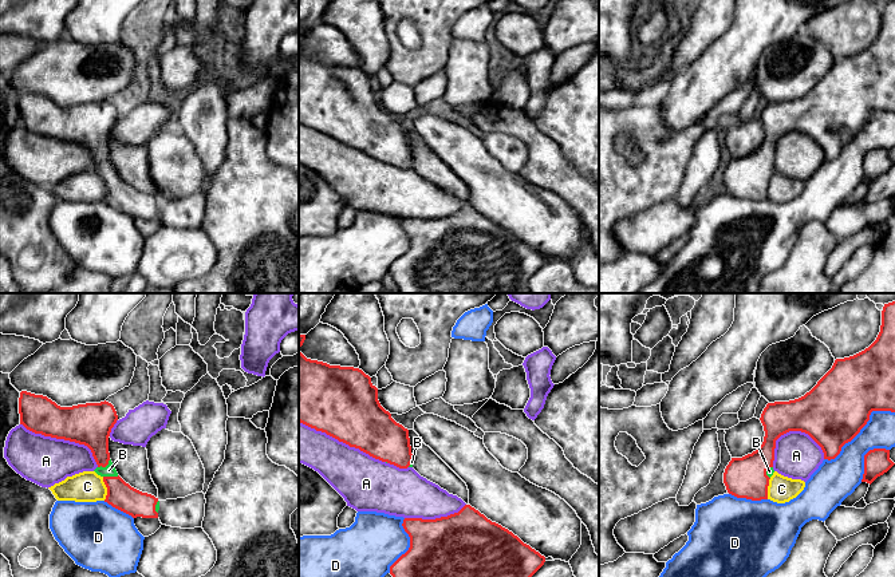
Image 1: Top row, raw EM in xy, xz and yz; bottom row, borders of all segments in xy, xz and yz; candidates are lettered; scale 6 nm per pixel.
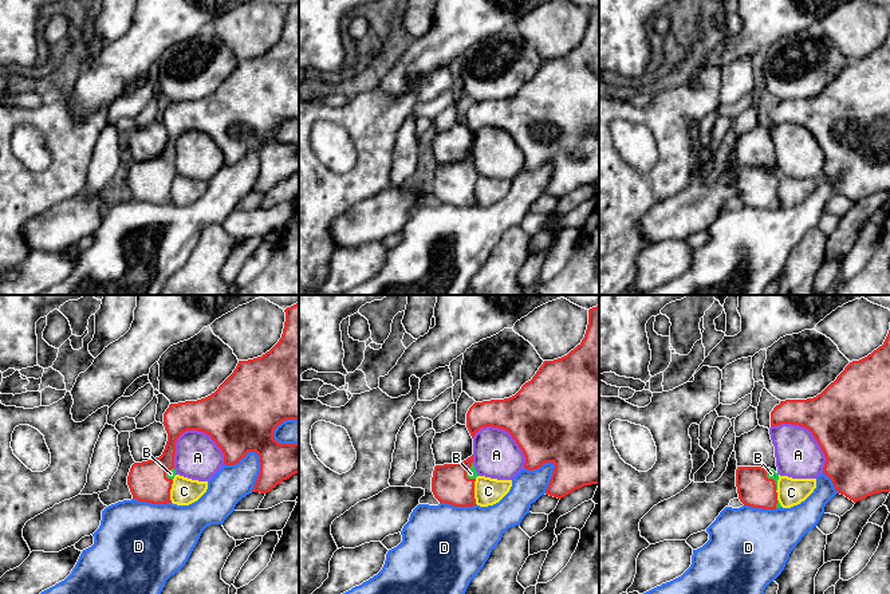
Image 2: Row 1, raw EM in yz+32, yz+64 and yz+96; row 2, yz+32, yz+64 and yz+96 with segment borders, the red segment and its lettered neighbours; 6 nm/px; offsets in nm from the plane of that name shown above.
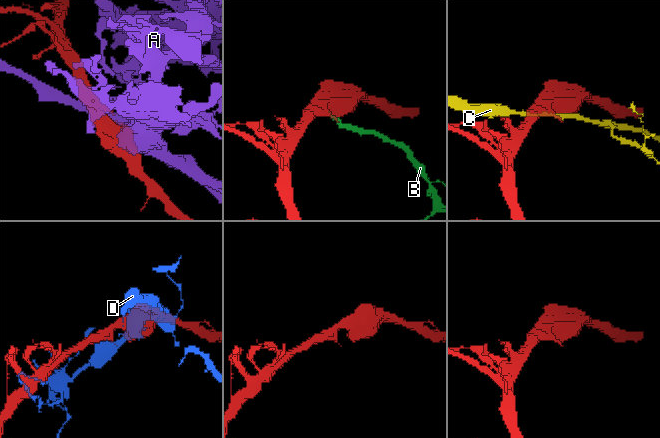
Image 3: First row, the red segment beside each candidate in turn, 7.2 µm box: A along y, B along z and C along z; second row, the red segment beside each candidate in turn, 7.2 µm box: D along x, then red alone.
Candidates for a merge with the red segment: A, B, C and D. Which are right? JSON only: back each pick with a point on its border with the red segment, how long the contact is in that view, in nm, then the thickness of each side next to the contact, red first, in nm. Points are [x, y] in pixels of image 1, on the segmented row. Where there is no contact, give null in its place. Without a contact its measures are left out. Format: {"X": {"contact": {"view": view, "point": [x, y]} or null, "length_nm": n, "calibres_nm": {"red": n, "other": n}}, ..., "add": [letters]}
{"B": {"contact": {"view": "xy", "point": [105, 466]}, "length_nm": 90, "calibres_nm": {"red": 220, "other": 70}}, "add": ["B"]}

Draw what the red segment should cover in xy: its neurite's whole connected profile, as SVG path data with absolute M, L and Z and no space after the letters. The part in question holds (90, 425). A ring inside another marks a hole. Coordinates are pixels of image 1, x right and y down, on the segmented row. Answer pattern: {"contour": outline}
{"contour": "M21 391L19 414L20 424L32 432L84 444L91 450L98 465L94 471L107 487L105 502L133 518L158 518L158 498L126 483L110 459L109 436L118 420L111 403L60 407L47 396Z"}

